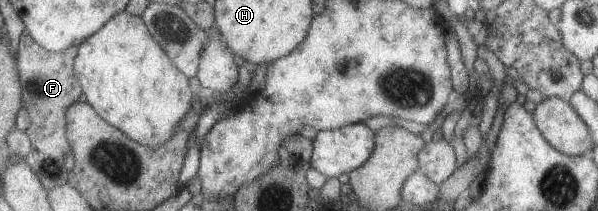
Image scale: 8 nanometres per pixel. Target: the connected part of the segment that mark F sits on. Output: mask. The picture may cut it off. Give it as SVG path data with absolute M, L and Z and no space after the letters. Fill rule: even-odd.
M27 29L19 39L17 50L18 75L21 83L21 101L29 113L31 125L27 129L31 141L31 153L25 159L27 165L35 171L45 190L68 184L67 167L64 155L71 151L67 139L67 109L79 102L81 85L75 78L74 60L78 47L73 46L59 52L47 51L40 47Z

